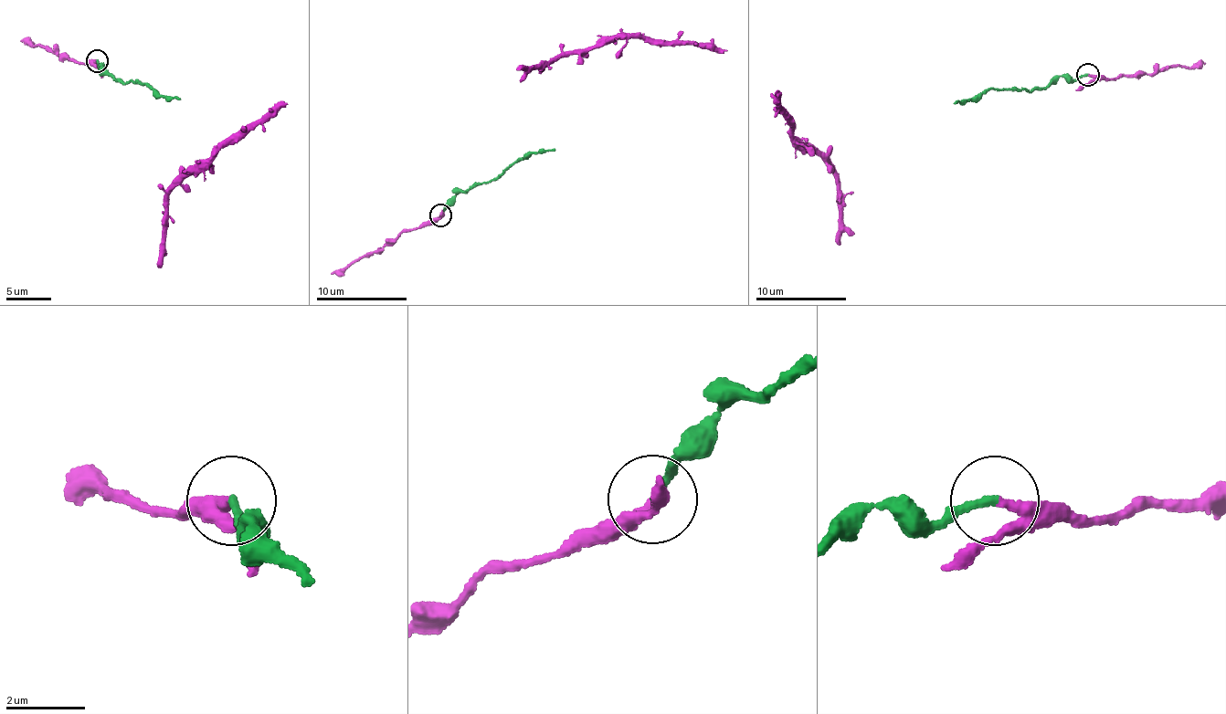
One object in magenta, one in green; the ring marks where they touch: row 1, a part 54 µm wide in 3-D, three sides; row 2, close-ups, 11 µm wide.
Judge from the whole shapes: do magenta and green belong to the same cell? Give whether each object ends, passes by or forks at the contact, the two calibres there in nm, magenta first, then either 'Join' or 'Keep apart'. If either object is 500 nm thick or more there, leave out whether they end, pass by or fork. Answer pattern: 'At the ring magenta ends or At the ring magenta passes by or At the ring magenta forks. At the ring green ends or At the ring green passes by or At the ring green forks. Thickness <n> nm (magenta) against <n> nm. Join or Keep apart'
At the ring magenta passes by. At the ring green ends. Thickness 180 nm (magenta) against 180 nm. Join

